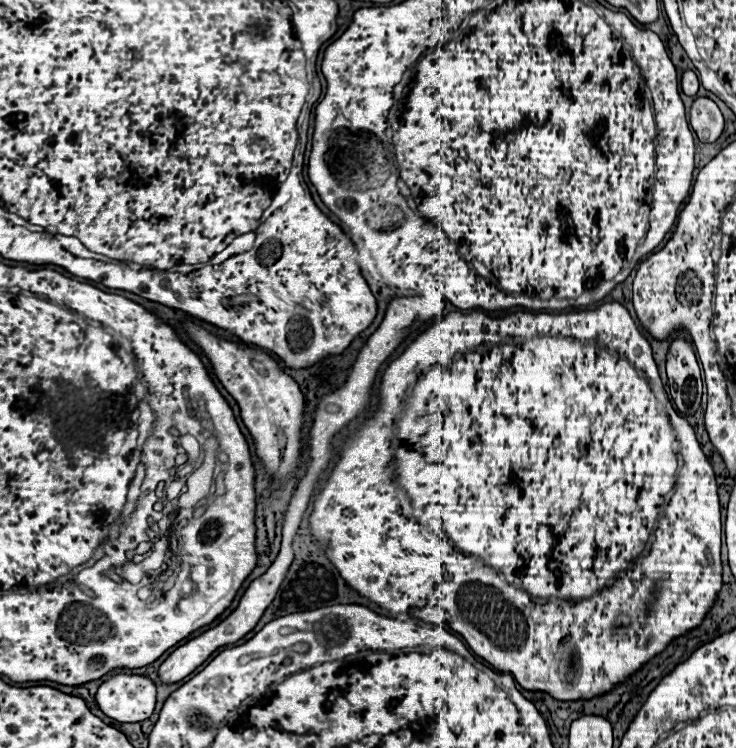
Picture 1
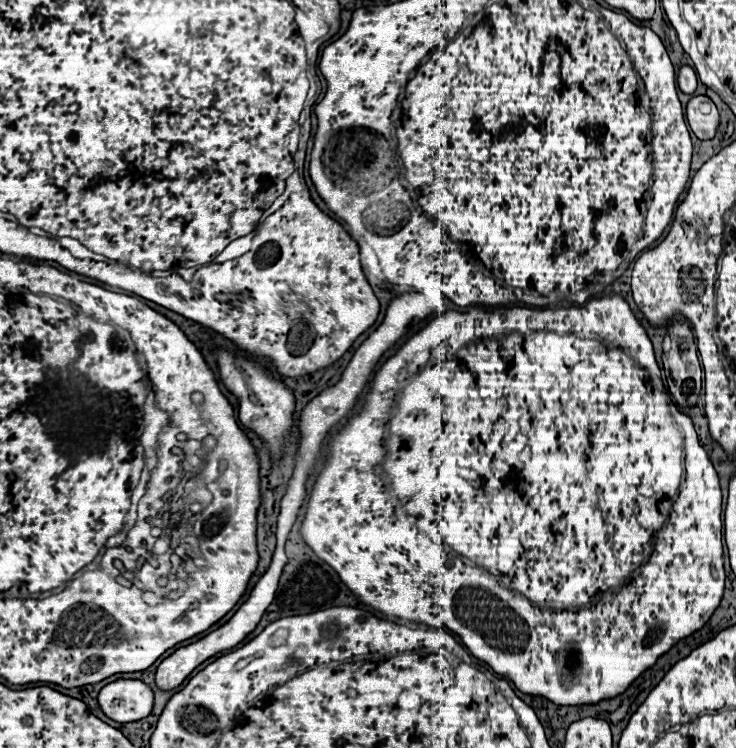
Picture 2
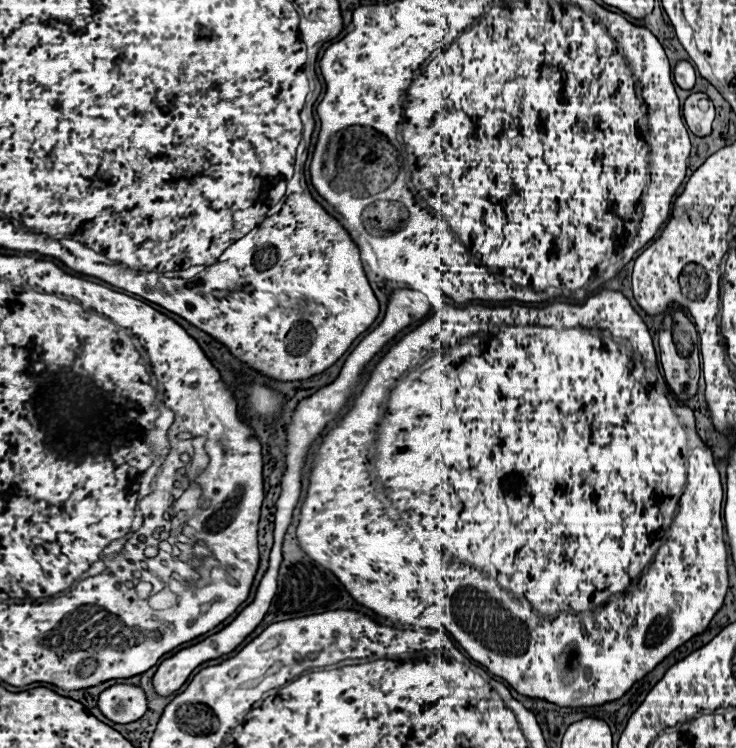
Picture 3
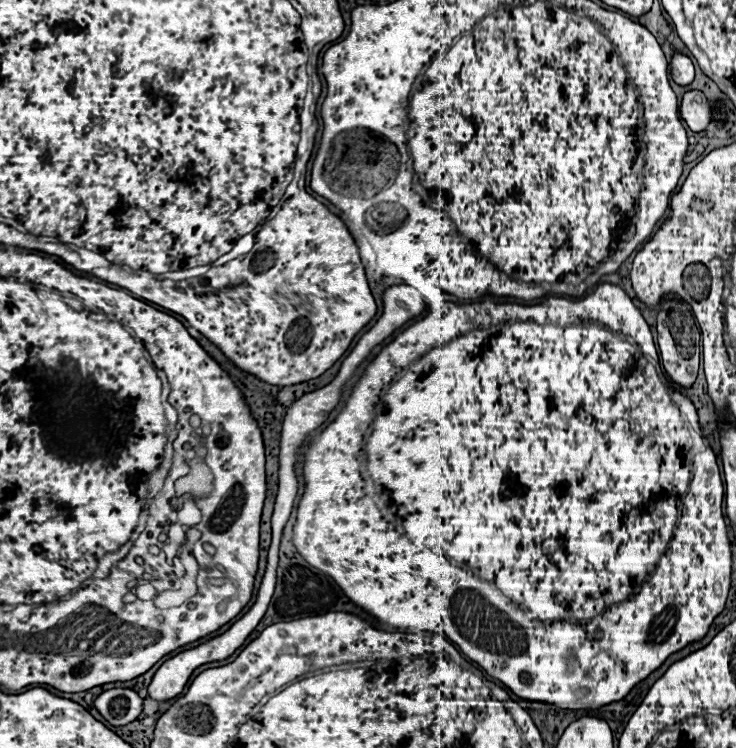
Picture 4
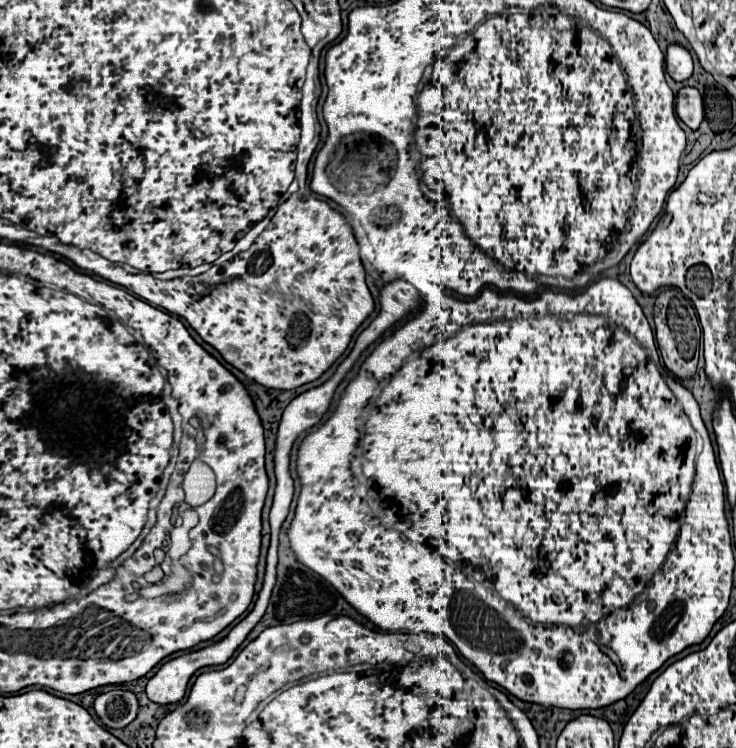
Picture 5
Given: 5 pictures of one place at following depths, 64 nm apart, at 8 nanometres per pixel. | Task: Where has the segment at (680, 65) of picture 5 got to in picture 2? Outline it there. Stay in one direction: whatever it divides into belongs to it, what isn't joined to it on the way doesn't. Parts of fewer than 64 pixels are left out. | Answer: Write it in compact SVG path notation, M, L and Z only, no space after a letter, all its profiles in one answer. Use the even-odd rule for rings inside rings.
M682 66L680 72L678 72L678 86L680 86L680 90L682 90L684 94L694 94L696 84L698 84L696 72L694 72L690 66Z

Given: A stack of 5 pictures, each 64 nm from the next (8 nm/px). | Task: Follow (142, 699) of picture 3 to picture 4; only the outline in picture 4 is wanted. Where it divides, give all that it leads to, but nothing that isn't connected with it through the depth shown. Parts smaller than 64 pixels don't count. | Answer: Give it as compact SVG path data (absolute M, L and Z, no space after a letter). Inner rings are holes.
M132 688L106 690L96 698L94 706L112 726L124 726L134 722L144 708L142 698Z

